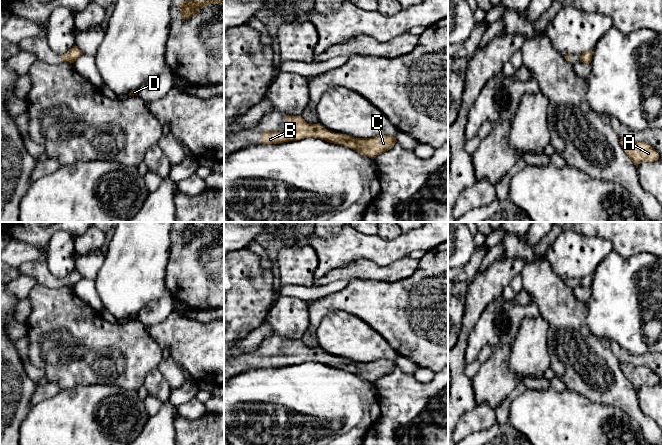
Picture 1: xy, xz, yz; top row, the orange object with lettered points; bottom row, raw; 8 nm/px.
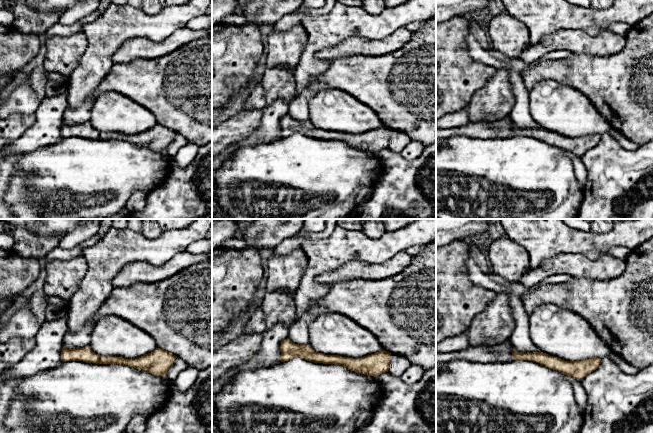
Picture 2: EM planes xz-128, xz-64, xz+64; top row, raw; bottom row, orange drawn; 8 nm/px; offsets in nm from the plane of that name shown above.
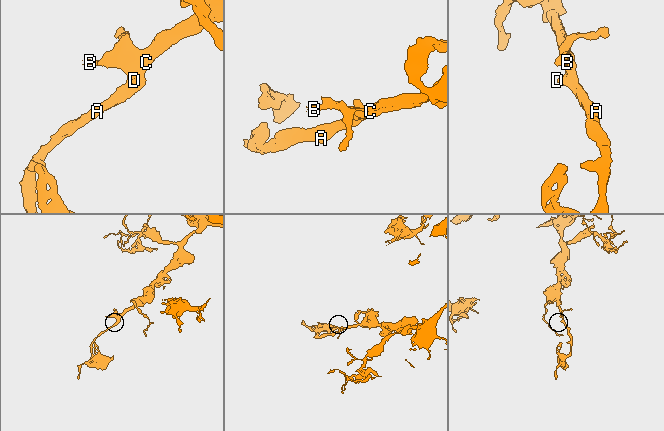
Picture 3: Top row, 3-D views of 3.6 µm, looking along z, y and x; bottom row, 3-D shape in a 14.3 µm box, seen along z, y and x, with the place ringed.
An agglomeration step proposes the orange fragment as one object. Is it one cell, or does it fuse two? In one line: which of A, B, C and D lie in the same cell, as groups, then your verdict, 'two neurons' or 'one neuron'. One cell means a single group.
A B C D | one neuron

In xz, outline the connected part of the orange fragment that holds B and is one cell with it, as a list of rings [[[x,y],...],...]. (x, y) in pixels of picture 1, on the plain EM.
[[[285,339],[287,353],[279,356],[263,356],[261,368],[279,368],[312,361],[330,367],[349,371],[356,376],[374,383],[377,379],[392,373],[397,366],[395,360],[377,359],[374,362],[354,362],[346,358],[335,357],[324,352],[320,347],[308,348],[300,340]]]

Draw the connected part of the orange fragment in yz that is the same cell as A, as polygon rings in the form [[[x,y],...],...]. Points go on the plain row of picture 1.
[[[620,363],[620,368],[627,380],[638,390],[642,386],[651,386],[659,383],[657,375],[646,366],[634,366],[628,363]]]

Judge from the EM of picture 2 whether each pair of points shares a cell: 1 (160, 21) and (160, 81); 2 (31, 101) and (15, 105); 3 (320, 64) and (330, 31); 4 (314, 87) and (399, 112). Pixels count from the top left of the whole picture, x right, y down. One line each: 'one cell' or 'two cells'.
1: two cells
2: one cell
3: one cell
4: one cell

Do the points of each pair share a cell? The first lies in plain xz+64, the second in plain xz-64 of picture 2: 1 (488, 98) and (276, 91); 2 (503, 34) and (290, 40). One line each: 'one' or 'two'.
1: one
2: one

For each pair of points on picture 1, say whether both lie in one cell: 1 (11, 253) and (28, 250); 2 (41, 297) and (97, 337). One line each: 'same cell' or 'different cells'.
1: same cell
2: same cell

